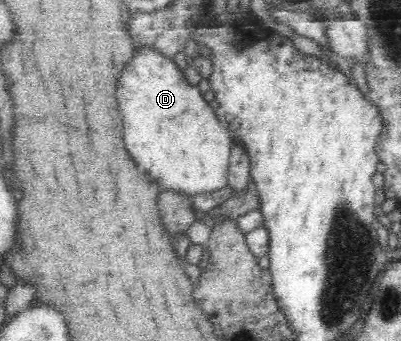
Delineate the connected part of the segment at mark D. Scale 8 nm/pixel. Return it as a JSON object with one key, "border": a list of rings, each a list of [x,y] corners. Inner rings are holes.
{"border":[[[143,46],[139,53],[135,53],[133,61],[129,61],[129,65],[125,67],[125,73],[121,75],[121,79],[117,81],[117,99],[119,99],[119,105],[121,105],[121,115],[123,115],[123,129],[125,129],[125,145],[127,145],[127,151],[129,155],[133,157],[133,161],[137,165],[141,165],[155,181],[159,184],[159,189],[171,192],[179,192],[187,196],[196,196],[199,194],[212,193],[223,187],[227,186],[228,171],[230,164],[230,155],[232,148],[231,134],[229,134],[228,125],[225,122],[221,123],[217,120],[215,112],[208,103],[203,100],[201,93],[196,85],[189,84],[183,77],[183,72],[177,68],[177,65],[173,60],[161,56],[157,50],[149,48],[149,46]]]}

